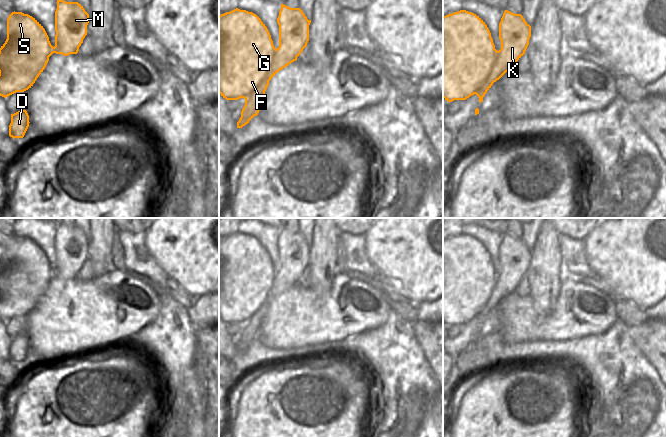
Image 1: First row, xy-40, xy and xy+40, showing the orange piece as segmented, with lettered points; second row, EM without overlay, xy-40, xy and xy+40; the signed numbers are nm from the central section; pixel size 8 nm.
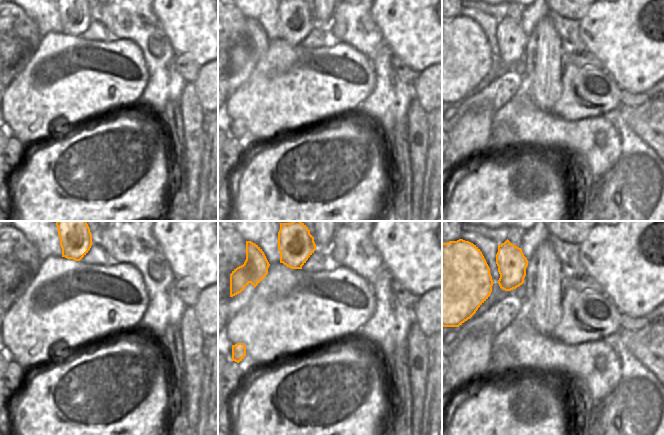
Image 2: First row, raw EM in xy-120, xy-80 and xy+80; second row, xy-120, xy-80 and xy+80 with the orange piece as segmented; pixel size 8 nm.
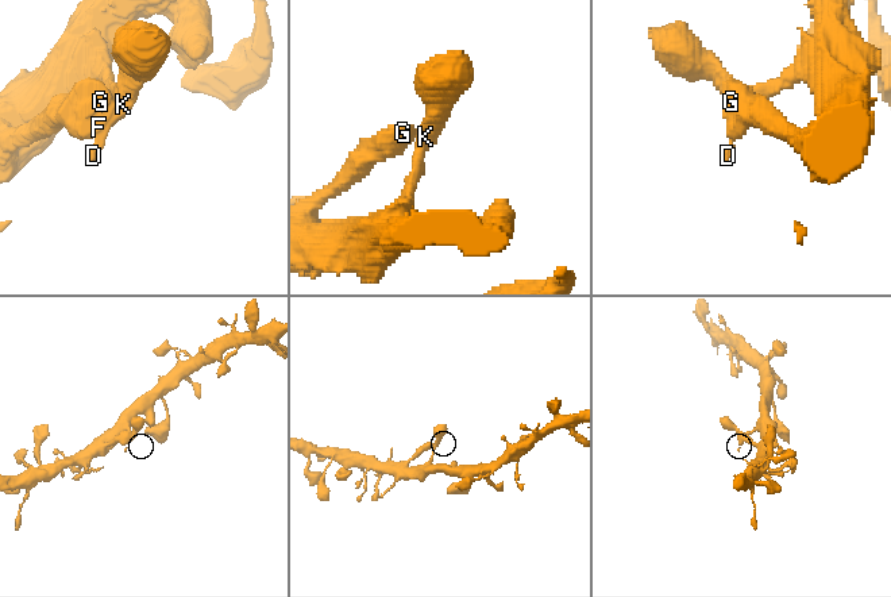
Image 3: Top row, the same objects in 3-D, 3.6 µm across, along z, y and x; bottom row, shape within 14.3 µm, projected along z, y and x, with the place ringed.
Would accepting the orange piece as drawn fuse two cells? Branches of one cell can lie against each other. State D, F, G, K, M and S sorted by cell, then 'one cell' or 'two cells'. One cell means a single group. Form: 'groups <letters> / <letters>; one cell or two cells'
groups D F G K M S; one cell

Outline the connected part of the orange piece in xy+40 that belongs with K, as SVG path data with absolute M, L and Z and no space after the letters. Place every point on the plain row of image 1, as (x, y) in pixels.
M460 234L443 240L443 322L452 326L476 318L481 327L493 307L515 292L530 261L531 250L523 240L505 234L499 247L501 273L497 275L487 249L476 238Z

